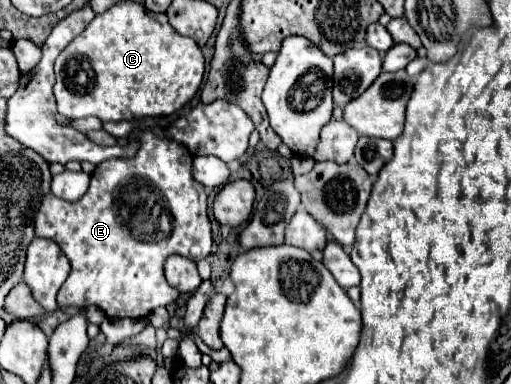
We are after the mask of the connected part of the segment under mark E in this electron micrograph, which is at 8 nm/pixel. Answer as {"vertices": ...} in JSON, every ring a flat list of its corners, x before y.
{"vertices":[[150,129,140,133,140,149,138,149,136,157,132,157,132,159,108,159,108,161,96,165,94,173,90,177,90,187,80,201,70,203,70,201,58,199,52,193,48,193,44,197,44,201,40,203,40,209,34,217,34,231,36,231,36,237,48,237,48,239,56,241,60,245,60,249,64,251,64,255,70,259,70,265,72,265,72,271,70,271,68,279,64,281,64,285,58,291,58,305,60,307,90,307,90,305,96,305,98,309,102,309,108,315,108,319,116,319,116,317,118,319,124,319,124,317,142,319,152,309,166,307,166,305,174,303,178,299,178,291,168,285,168,281,164,277,164,271,162,271,162,265,164,265,166,257,170,253,178,253,178,255,184,255,192,261,200,261,200,259,206,259,212,251,212,229,210,229,210,219,206,215,206,193,204,193,204,187,192,177,192,153,178,141,156,137]]}

